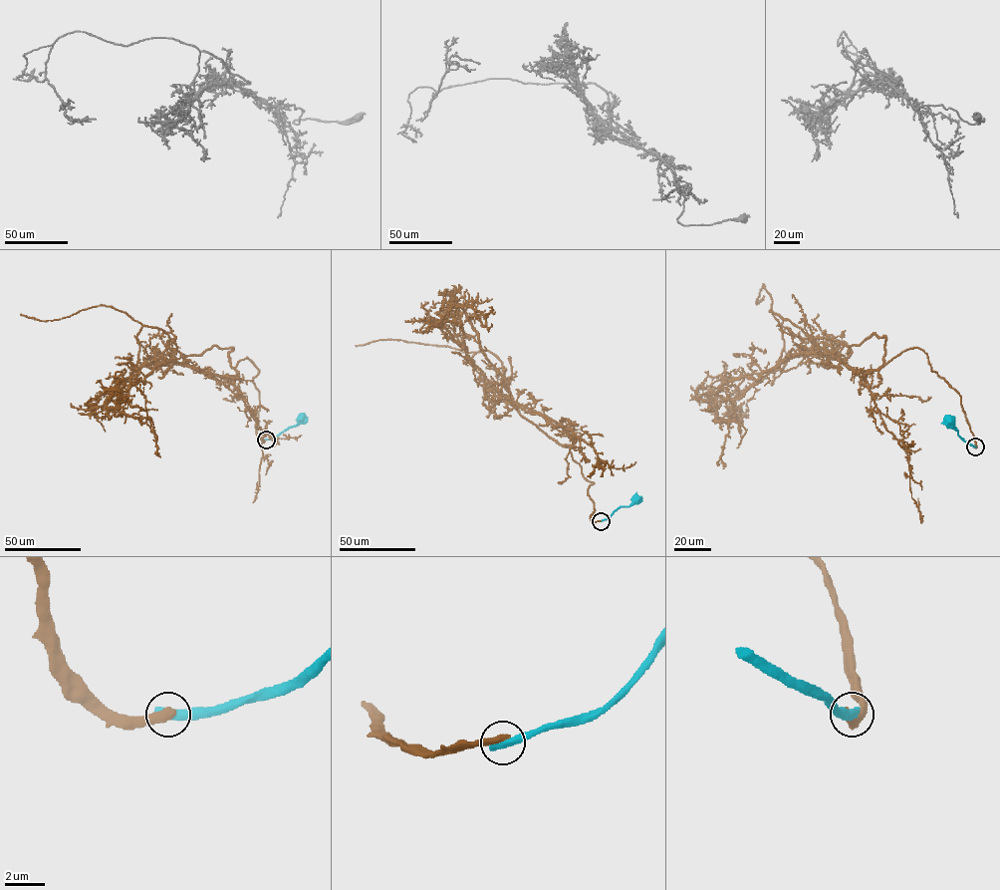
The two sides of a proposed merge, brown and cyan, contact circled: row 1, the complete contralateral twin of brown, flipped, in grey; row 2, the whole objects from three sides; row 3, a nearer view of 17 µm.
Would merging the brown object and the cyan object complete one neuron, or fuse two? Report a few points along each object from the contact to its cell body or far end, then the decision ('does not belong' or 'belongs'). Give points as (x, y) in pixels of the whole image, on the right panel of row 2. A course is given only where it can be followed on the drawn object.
brown via (975, 446), (961, 396), (922, 350), (854, 370), (770, 311), (763, 285), (757, 303), (764, 295) | cyan via (975, 446), (959, 436), (951, 423) | does not belong

